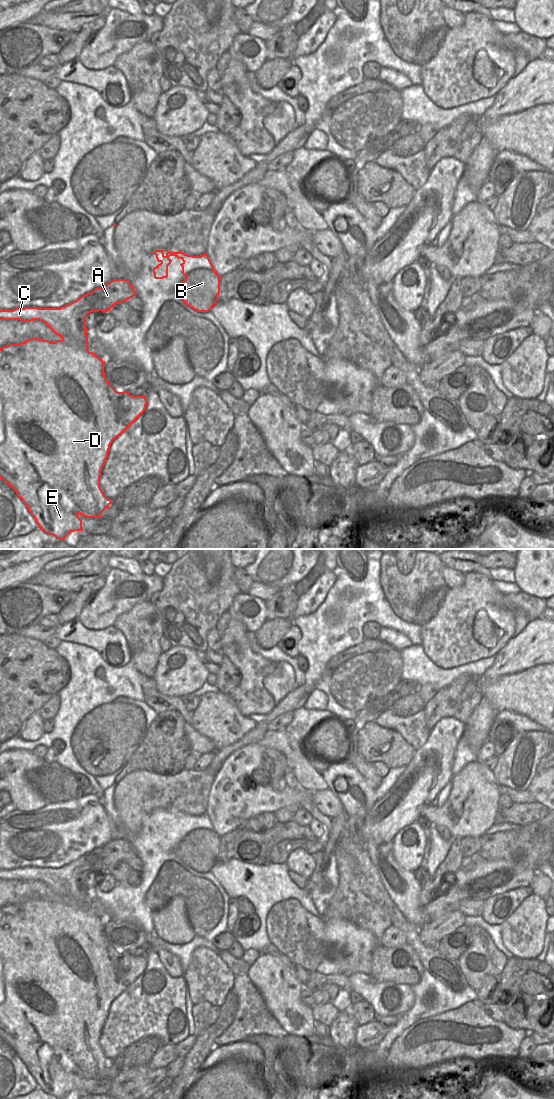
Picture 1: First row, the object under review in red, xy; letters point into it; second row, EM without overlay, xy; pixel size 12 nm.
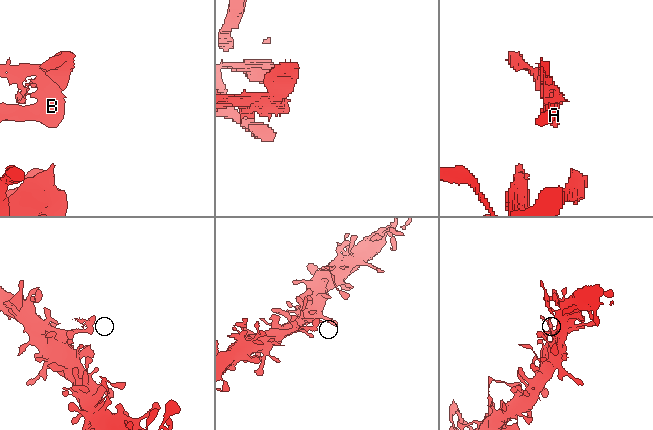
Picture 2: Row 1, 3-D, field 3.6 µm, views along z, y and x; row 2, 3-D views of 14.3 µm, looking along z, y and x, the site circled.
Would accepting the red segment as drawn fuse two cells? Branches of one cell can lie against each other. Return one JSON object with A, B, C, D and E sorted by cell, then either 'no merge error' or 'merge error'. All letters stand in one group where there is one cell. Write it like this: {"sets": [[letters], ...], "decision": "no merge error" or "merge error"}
{"sets": [["A", "B", "C", "D", "E"]], "decision": "no merge error"}

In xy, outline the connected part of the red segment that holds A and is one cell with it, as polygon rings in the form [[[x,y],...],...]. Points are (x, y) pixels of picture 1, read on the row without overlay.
[[[113,839],[104,846],[95,848],[93,851],[60,868],[24,867],[13,870],[0,870],[0,879],[20,880],[22,882],[39,880],[62,898],[55,902],[31,898],[19,904],[9,904],[0,908],[0,1039],[13,1048],[35,1079],[38,1088],[49,1095],[55,1096],[57,1099],[65,1099],[69,1093],[74,1091],[83,1091],[82,1079],[77,1076],[78,1073],[86,1078],[100,1078],[102,1072],[109,1068],[113,1059],[108,1059],[104,1055],[100,1047],[100,1036],[108,1017],[110,1005],[114,999],[119,997],[145,971],[148,963],[146,955],[132,956],[128,951],[117,952],[105,937],[105,921],[93,912],[88,911],[87,888],[85,887],[86,876],[91,872],[102,871],[106,873],[115,864],[126,862],[134,856],[137,856],[136,852],[127,839]]]

